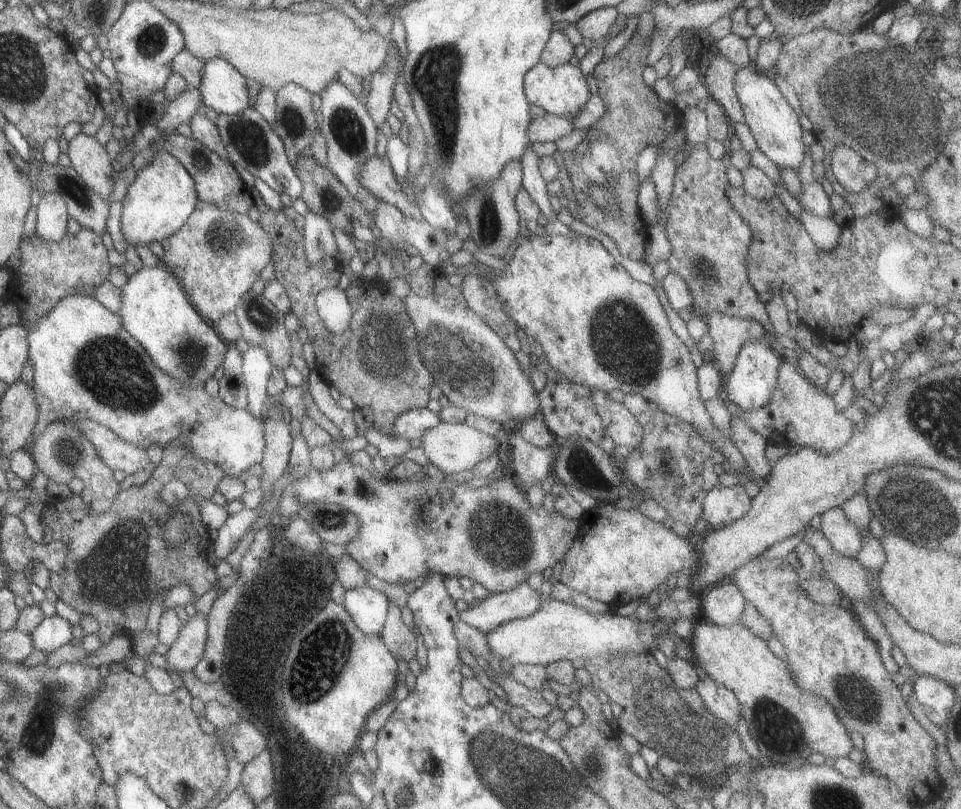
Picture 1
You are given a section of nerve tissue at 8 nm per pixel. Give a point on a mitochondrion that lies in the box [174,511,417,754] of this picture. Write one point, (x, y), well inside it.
(322, 665)

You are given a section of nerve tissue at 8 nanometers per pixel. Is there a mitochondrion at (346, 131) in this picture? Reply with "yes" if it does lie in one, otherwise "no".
yes

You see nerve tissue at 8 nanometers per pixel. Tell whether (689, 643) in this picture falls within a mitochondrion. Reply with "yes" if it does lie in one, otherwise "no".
no

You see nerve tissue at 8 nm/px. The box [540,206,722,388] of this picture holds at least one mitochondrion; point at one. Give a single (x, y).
(616, 320)

